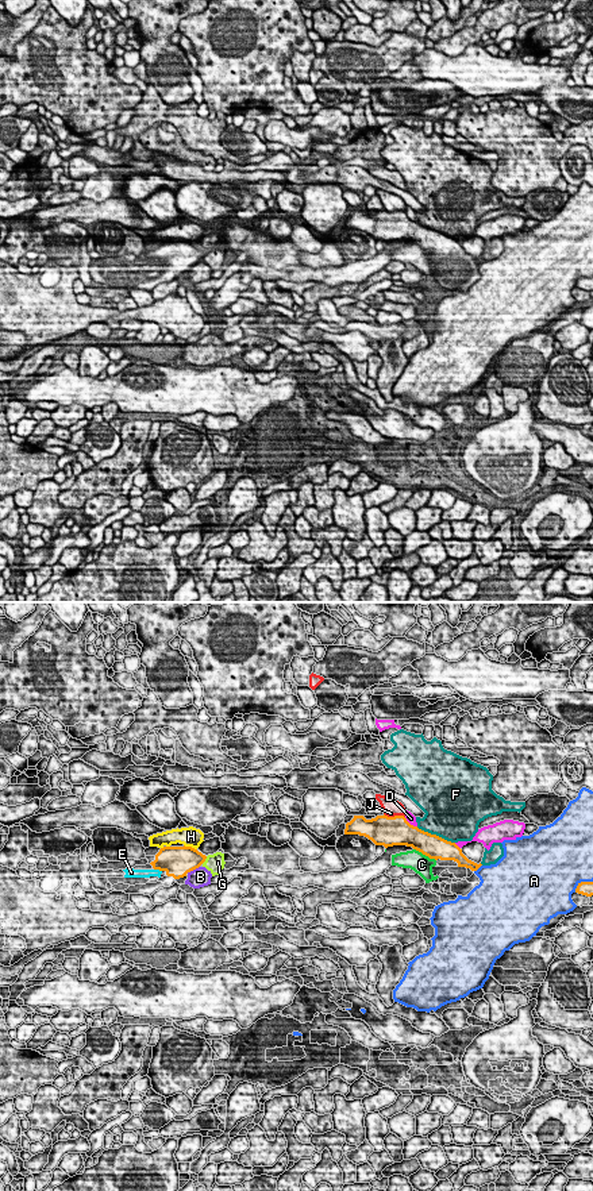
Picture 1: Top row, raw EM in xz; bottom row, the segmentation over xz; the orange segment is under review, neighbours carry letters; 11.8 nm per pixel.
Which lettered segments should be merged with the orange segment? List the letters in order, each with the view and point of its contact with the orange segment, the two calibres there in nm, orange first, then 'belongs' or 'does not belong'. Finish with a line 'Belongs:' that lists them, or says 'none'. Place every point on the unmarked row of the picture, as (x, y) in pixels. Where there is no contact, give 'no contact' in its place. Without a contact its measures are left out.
A: contact xz (477, 263); calibres 140 and 360 nm; does not belong
B: contact xz (192, 265); calibres 360 and 240 nm; does not belong
C: contact xz (424, 249); calibres 280 and 240 nm; does not belong
D: contact xz (409, 219); calibres 360 and 120 nm; does not belong
E: contact xz (158, 263); calibres 360 and 100 nm; belongs
F: contact xz (435, 230); calibres 280 and 480 nm; does not belong
G: contact xz (204, 255); calibres 320 and 220 nm; does not belong
H: contact xz (191, 242); calibres 360 and 240 nm; does not belong
J: contact xz (395, 211); calibres 360 and 200 nm; does not belong
Belongs: E

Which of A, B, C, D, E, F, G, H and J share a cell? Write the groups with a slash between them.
A / B / C / D / E / F / G / H / J

